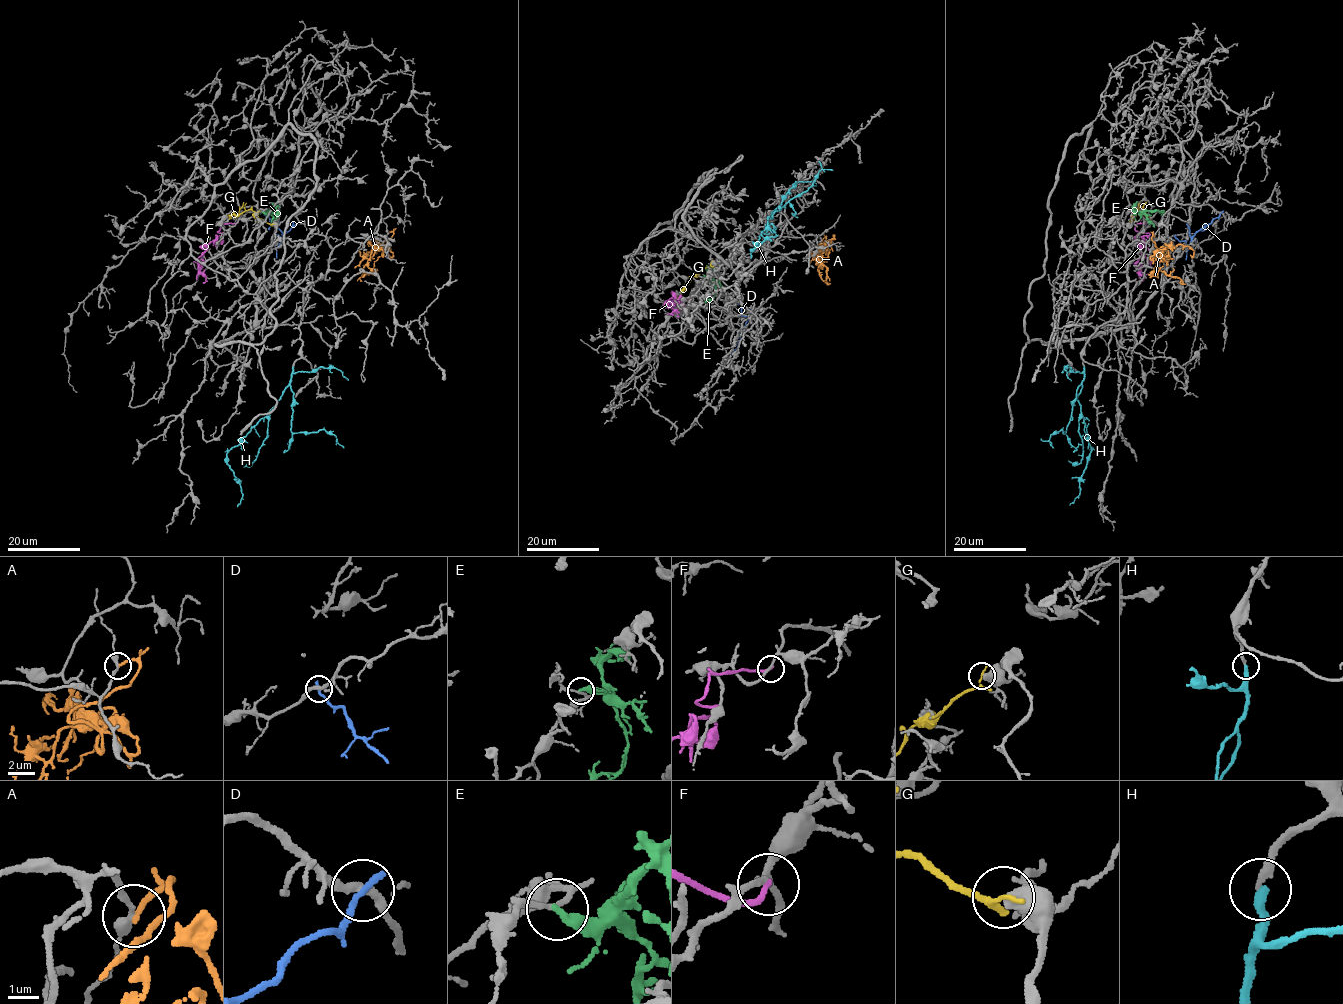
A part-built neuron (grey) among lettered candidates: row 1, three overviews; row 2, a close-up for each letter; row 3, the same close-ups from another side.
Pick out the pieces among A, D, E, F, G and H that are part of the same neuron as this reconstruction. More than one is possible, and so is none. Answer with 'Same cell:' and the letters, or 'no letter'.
Same cell: H

